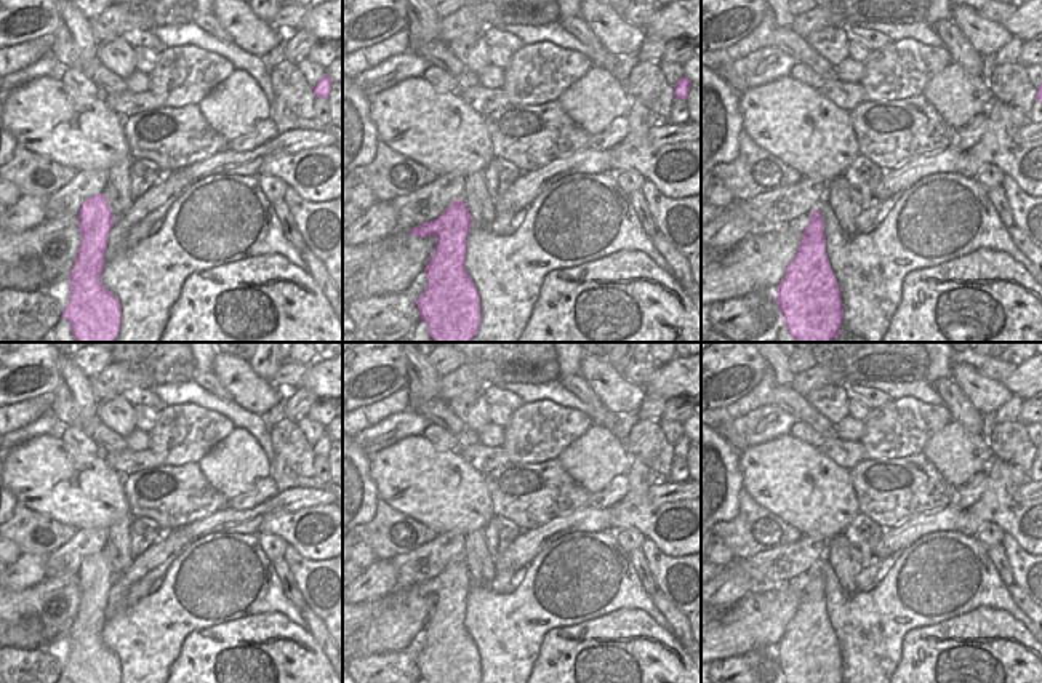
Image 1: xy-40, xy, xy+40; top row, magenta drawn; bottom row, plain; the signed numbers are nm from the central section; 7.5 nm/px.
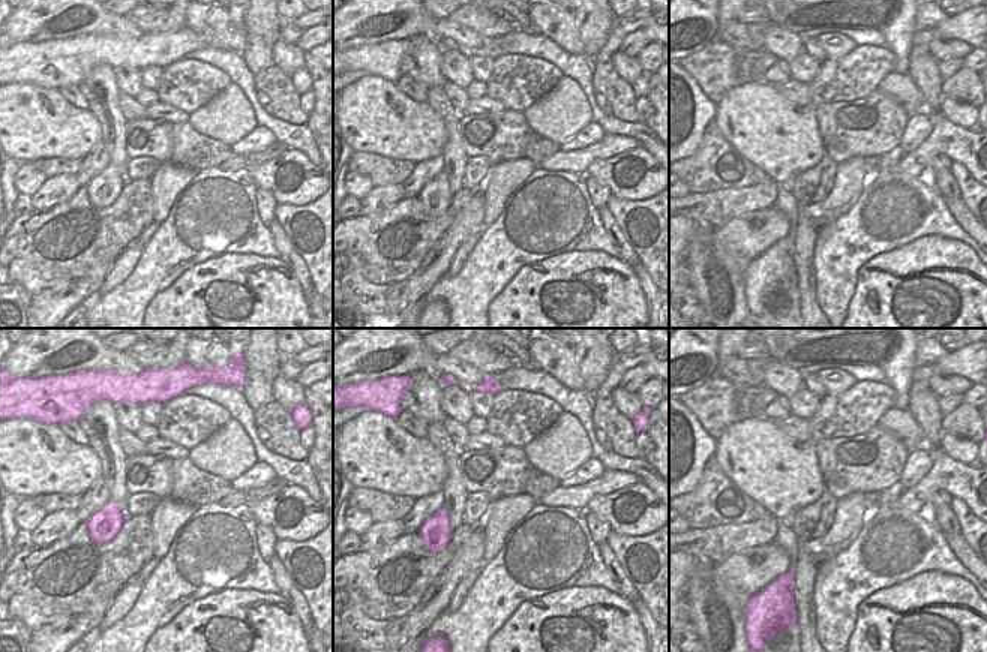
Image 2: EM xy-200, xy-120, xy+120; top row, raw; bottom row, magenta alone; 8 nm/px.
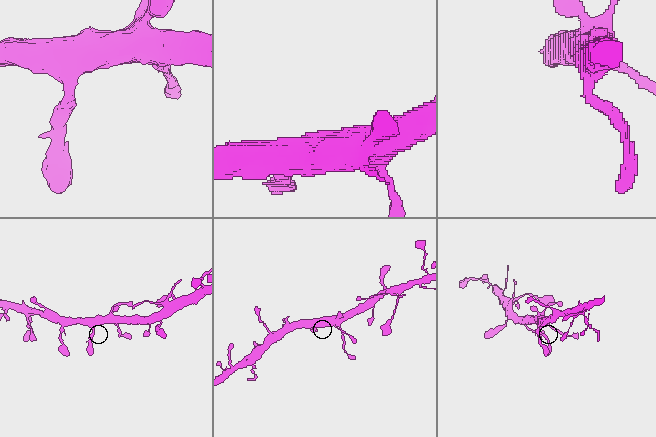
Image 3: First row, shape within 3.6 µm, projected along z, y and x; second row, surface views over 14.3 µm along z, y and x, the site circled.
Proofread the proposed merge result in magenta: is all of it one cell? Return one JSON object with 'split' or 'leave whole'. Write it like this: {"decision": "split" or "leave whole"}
{"decision": "leave whole"}

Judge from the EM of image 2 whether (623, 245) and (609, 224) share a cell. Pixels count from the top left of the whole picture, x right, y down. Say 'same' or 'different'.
same

